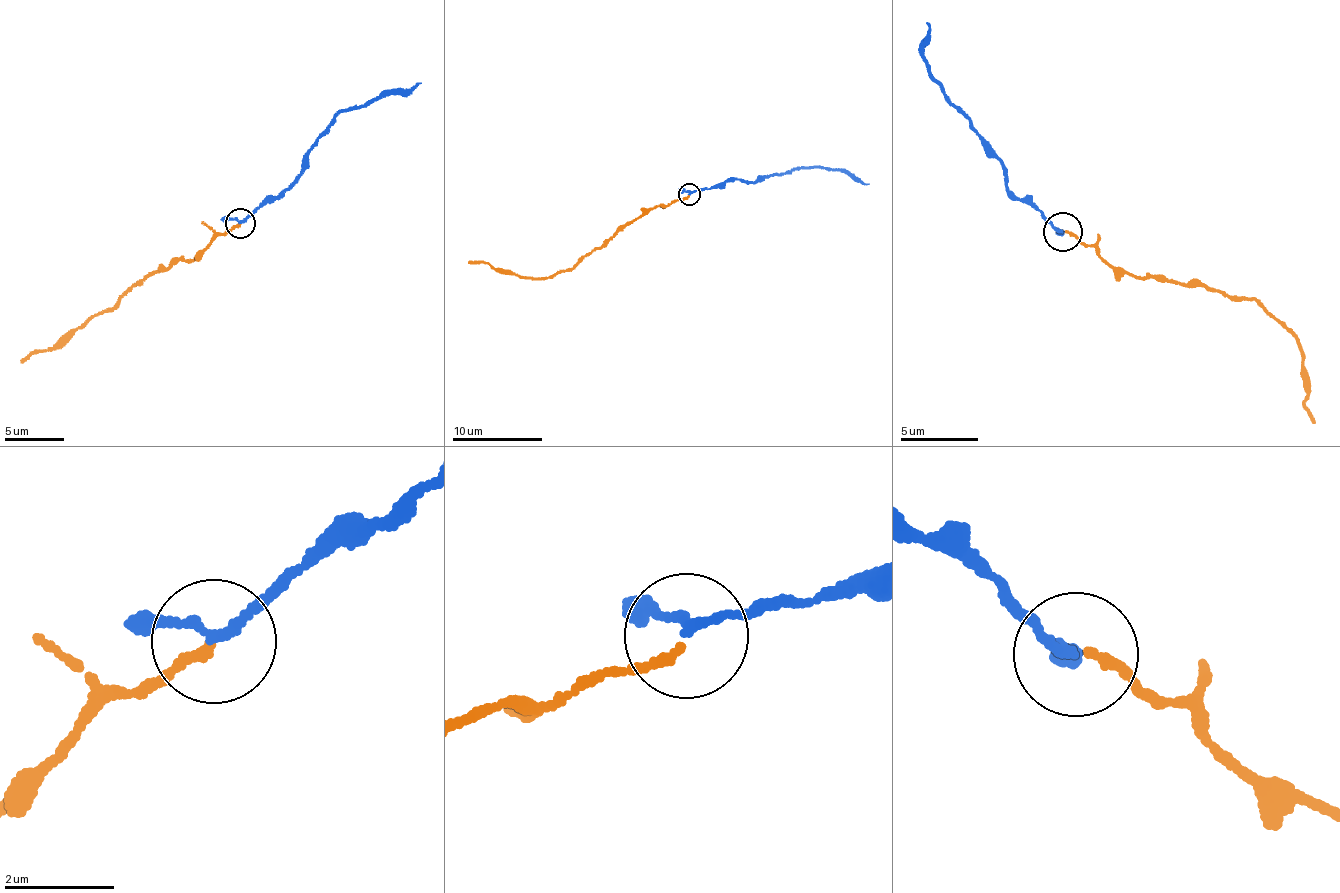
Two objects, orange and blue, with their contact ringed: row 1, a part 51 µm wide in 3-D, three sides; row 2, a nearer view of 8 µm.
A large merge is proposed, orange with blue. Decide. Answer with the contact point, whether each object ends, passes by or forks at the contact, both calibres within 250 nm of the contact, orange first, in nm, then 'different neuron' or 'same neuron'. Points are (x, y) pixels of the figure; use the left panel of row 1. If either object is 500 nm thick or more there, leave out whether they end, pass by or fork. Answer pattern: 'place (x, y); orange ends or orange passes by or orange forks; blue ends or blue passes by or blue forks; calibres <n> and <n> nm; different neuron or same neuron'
place (240, 223); orange ends; blue passes by; calibres 160 and 150 nm; same neuron

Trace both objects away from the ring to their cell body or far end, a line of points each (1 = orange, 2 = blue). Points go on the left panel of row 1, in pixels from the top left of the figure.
1: (240, 224), (212, 236), (197, 257), (132, 285), (114, 306), (87, 318), (45, 351), (30, 352), (21, 360)
2: (240, 224), (281, 196), (340, 112), (421, 83)

